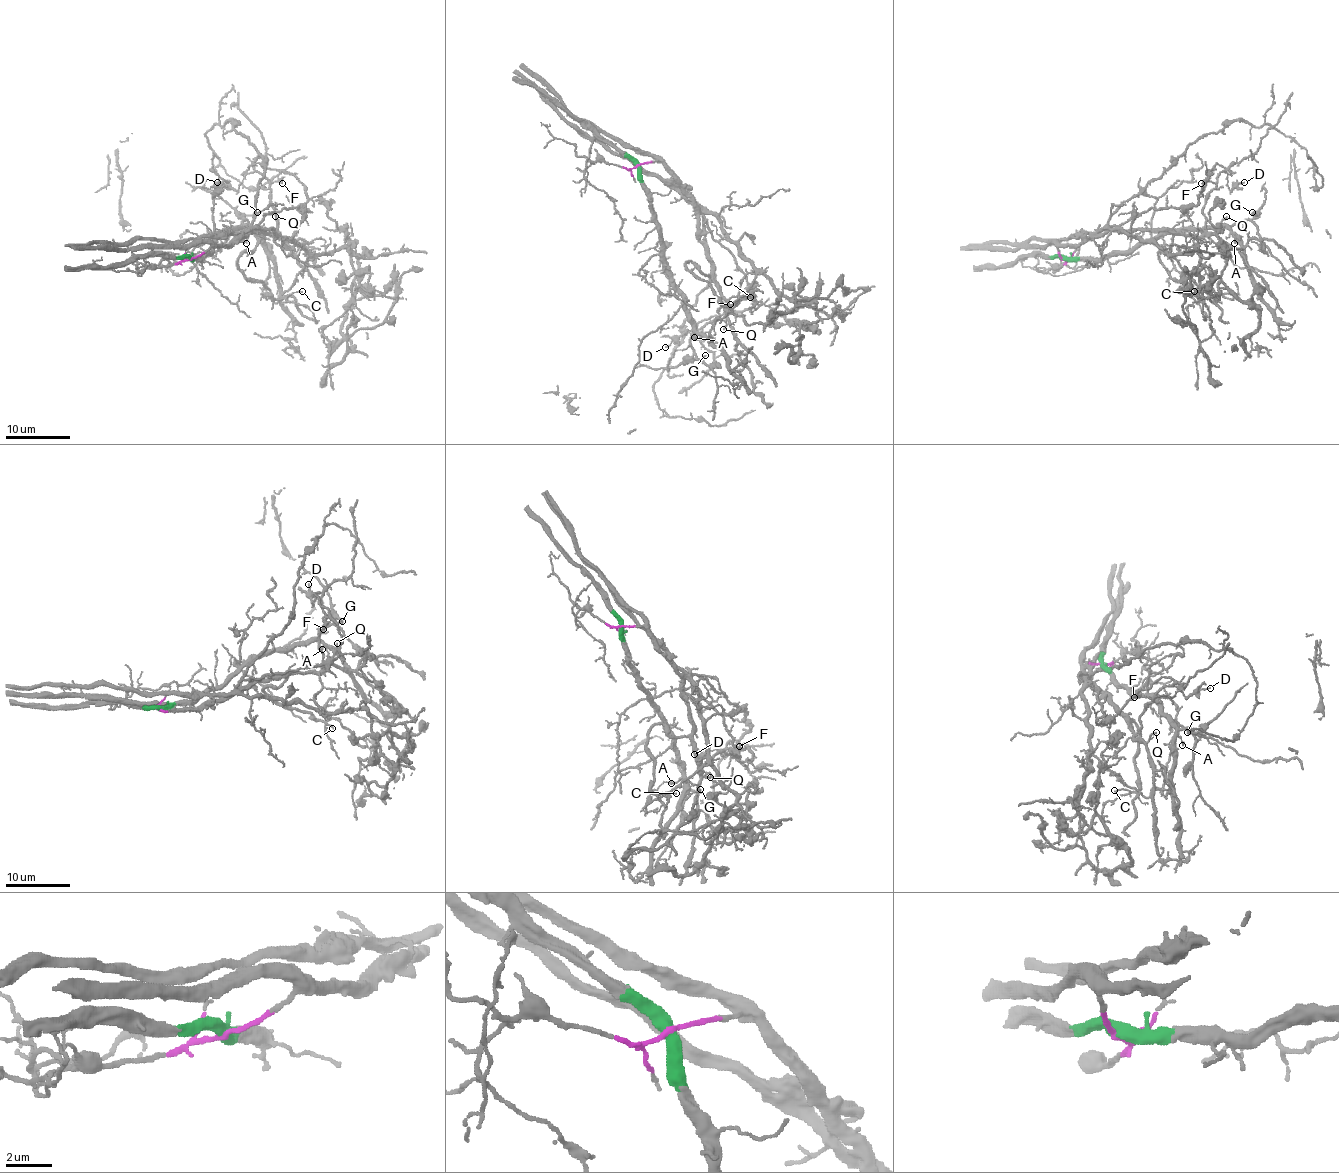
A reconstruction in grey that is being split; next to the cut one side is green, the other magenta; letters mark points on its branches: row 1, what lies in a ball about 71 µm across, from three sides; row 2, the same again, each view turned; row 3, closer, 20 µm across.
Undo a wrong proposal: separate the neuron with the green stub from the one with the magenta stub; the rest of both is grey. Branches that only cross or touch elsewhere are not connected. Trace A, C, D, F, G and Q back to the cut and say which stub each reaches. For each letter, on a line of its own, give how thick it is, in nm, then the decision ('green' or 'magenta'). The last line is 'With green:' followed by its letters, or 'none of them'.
A: 170 nm | green
C: 120 nm | magenta
D: 130 nm | magenta
F: 200 nm | magenta
G: 130 nm | green
Q: 140 nm | magenta
With green: A, G

